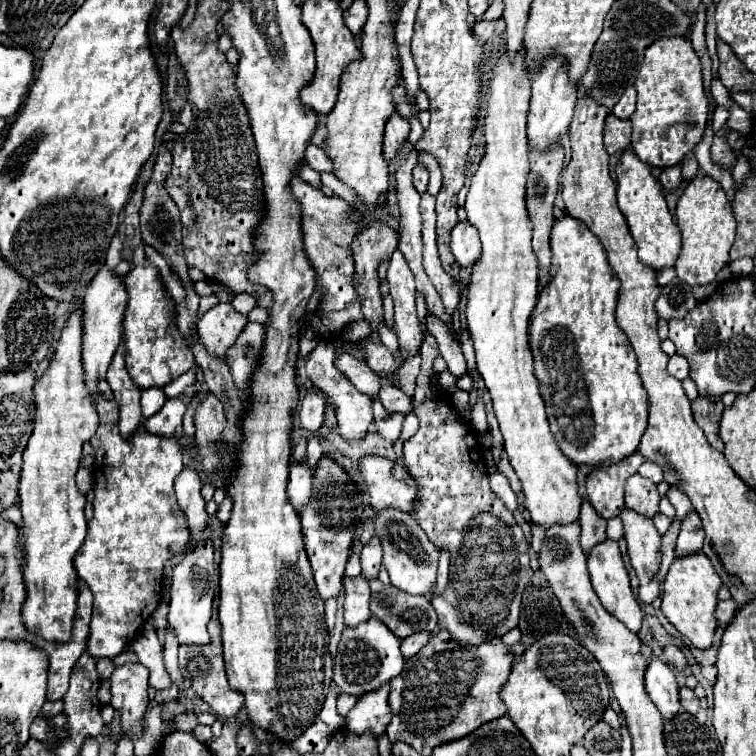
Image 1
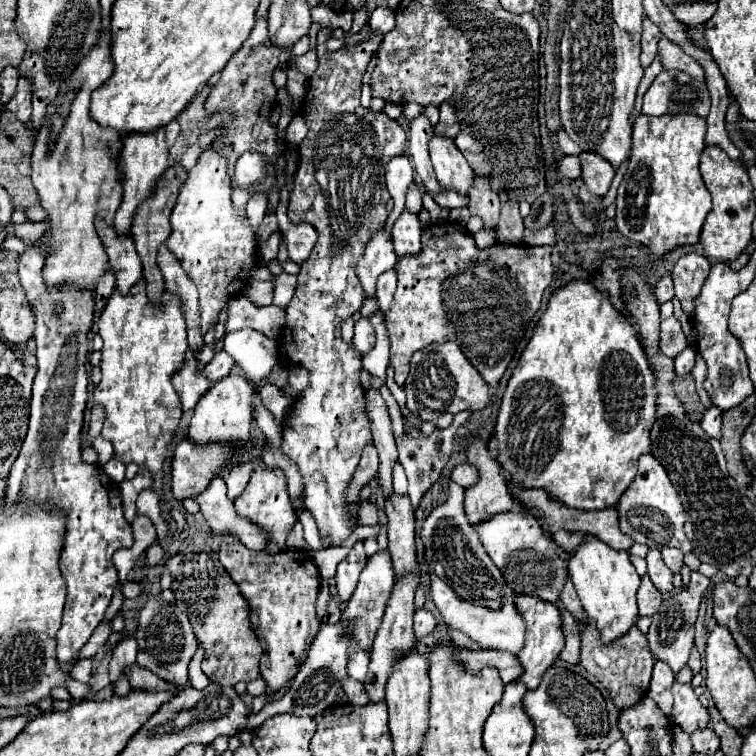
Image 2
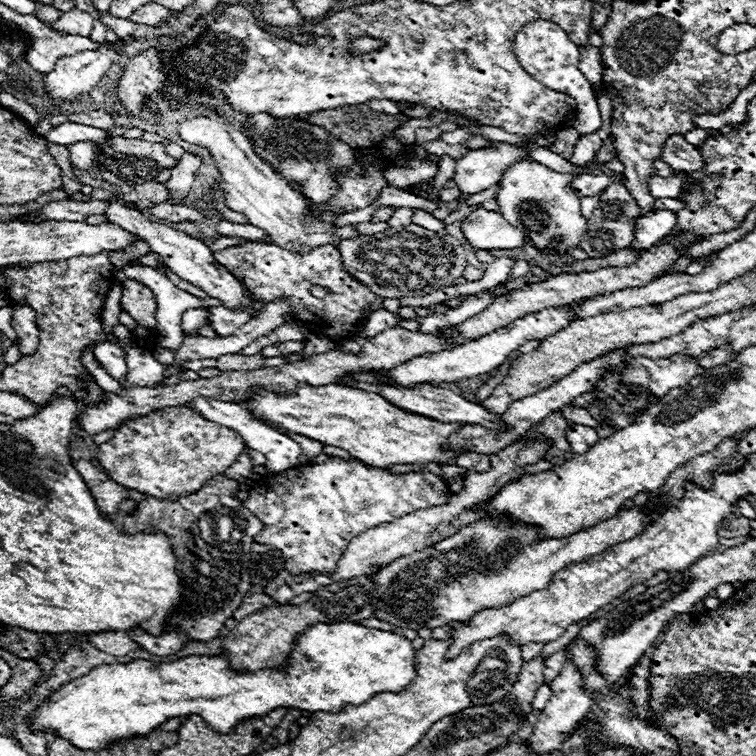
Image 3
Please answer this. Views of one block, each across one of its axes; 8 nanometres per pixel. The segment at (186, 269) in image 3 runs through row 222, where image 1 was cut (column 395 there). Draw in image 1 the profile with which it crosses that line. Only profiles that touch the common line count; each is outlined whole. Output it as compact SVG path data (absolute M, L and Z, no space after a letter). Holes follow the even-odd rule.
M394 114L394 116L388 120L386 134L384 134L384 158L386 158L388 162L392 162L392 160L398 158L398 152L400 152L402 146L406 144L408 132L410 132L410 124L408 124L404 118L400 118L398 114Z

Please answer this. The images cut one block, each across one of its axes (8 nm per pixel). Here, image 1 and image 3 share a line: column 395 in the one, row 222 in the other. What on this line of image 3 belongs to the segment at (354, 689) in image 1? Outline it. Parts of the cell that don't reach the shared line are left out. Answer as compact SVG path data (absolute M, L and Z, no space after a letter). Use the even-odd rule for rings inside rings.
M652 208L646 214L640 214L636 218L634 226L634 240L628 250L648 250L656 246L664 236L672 234L678 218L672 210L660 210Z

